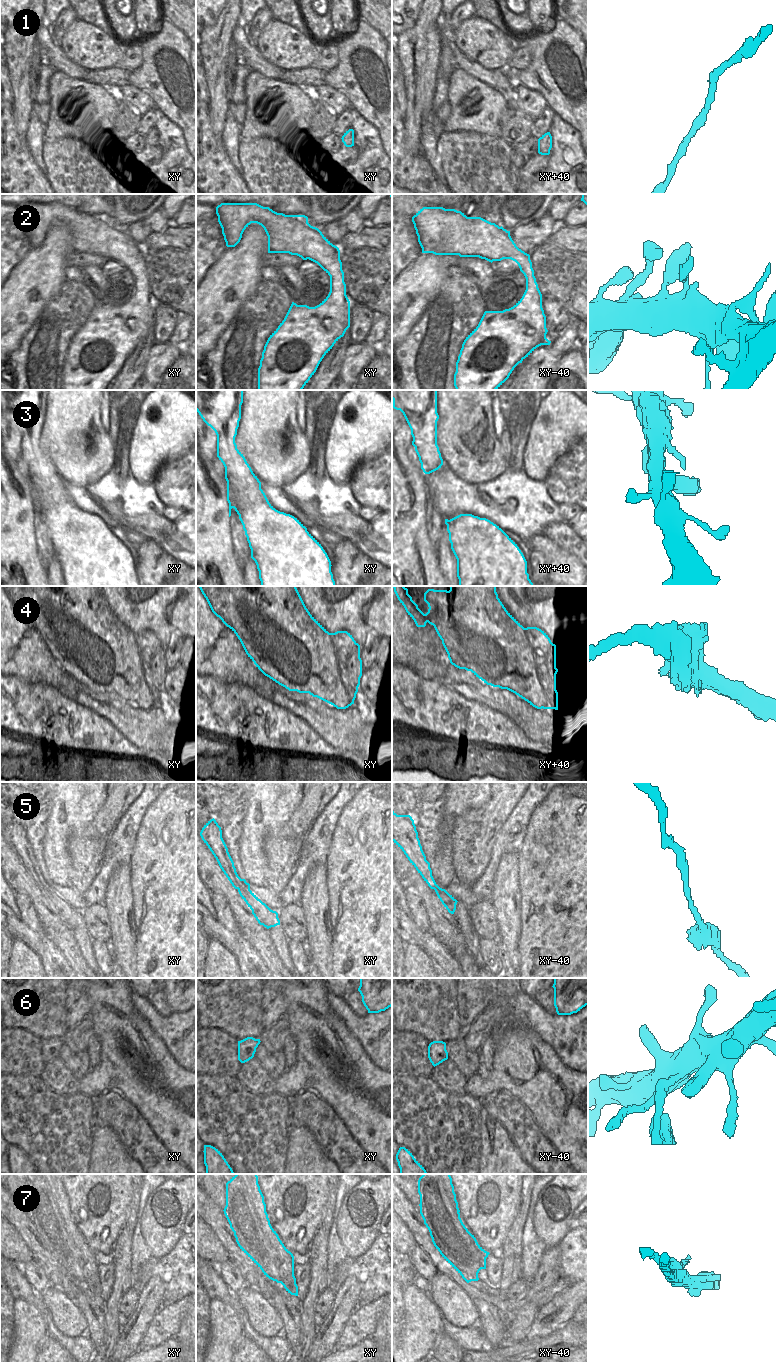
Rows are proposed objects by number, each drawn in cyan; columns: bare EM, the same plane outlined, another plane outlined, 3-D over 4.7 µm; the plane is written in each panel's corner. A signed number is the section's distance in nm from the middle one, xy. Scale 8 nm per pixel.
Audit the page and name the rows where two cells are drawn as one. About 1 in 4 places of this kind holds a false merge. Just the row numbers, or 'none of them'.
7

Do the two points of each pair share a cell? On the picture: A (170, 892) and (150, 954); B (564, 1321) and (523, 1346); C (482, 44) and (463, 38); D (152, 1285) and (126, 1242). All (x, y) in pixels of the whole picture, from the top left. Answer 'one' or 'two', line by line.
A: one
B: one
C: one
D: two

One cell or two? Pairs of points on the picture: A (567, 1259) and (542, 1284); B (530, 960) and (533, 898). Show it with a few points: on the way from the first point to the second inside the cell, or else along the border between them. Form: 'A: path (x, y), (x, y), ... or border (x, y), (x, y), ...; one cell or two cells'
A: border (558, 1245), (560, 1276); two cells
B: path (529, 944), (529, 926), (524, 921), (528, 912); one cell

